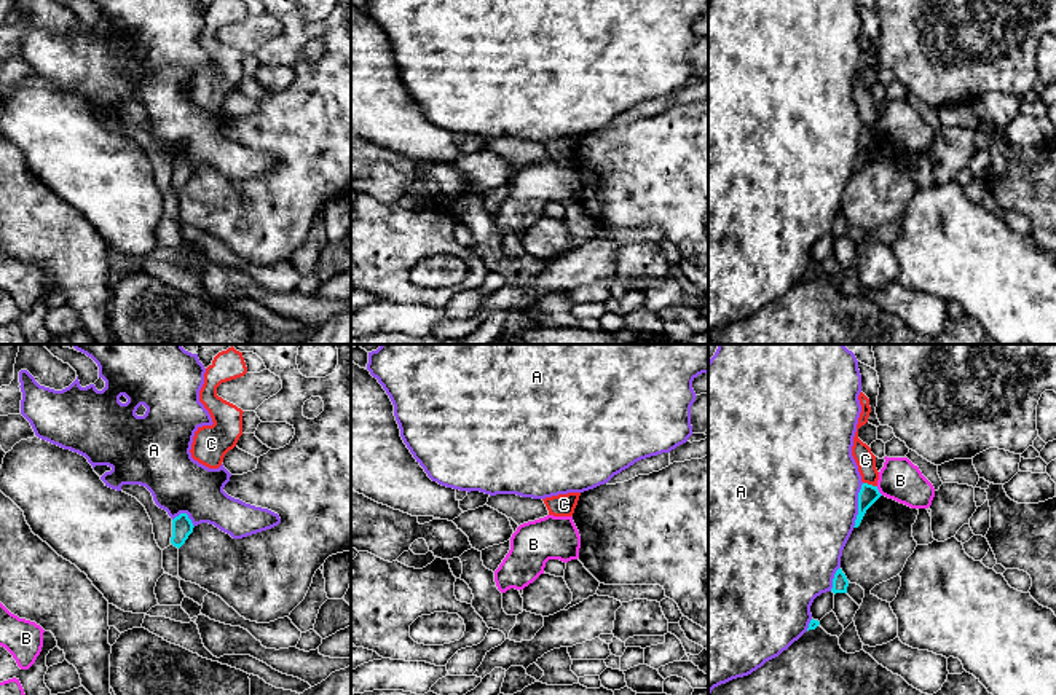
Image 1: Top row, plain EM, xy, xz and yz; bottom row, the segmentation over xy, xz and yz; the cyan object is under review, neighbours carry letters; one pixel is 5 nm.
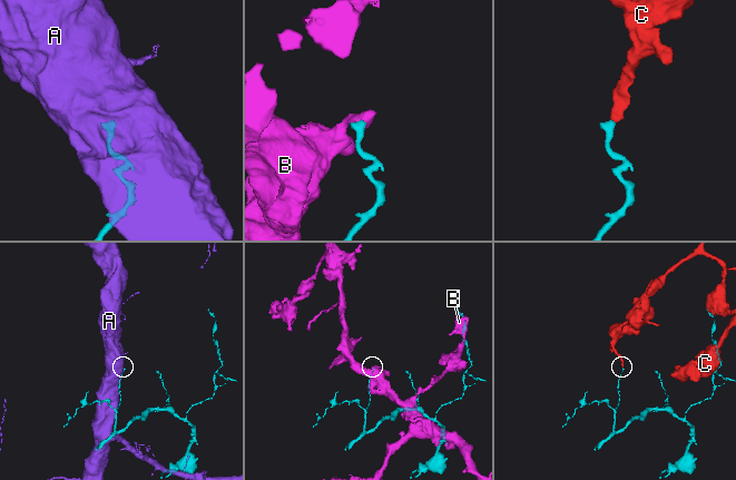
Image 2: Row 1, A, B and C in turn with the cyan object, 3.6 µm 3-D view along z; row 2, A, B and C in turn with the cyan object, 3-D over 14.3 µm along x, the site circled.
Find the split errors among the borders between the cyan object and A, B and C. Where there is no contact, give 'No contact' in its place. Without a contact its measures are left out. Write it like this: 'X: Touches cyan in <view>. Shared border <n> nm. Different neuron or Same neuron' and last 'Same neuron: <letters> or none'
A: Touches cyan in yz. Shared border 240 nm. Different neuron
B: Touches cyan in yz. Shared border 60 nm. Different neuron
C: Touches cyan in yz. Shared border 80 nm. Different neuron
Same neuron: none

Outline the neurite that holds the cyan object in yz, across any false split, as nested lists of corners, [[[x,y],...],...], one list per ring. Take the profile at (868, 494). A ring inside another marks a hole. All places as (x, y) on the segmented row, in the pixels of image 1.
[[[863,483],[861,489],[858,493],[858,515],[855,520],[855,526],[858,528],[866,510],[881,497],[882,494],[879,493],[877,486]]]

